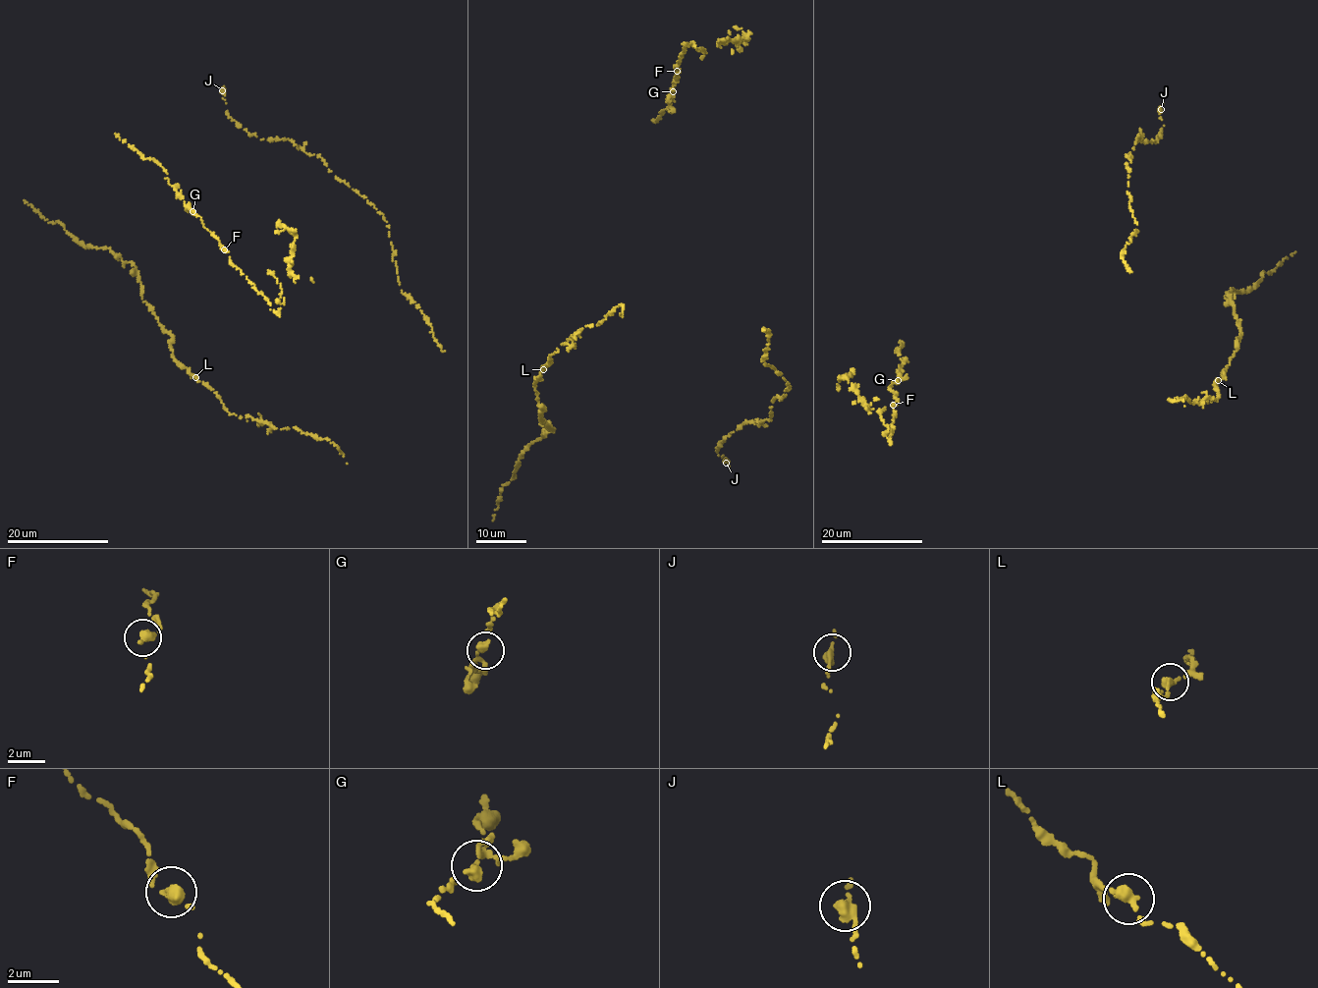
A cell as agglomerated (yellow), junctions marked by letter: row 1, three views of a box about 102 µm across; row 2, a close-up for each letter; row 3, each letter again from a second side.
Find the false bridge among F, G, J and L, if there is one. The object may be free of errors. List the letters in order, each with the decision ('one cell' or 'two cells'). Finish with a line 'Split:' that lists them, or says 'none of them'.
F: one cell
G: one cell
J: one cell
L: one cell
Split: none of them

